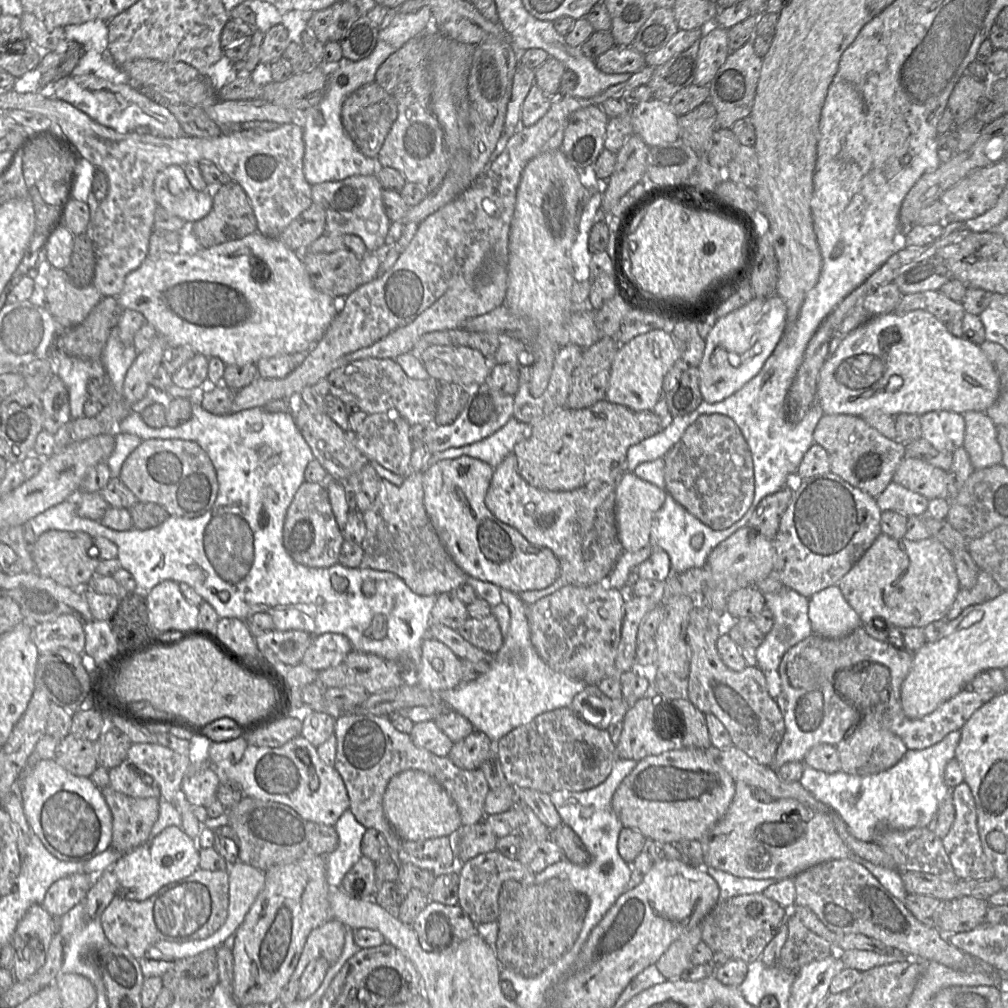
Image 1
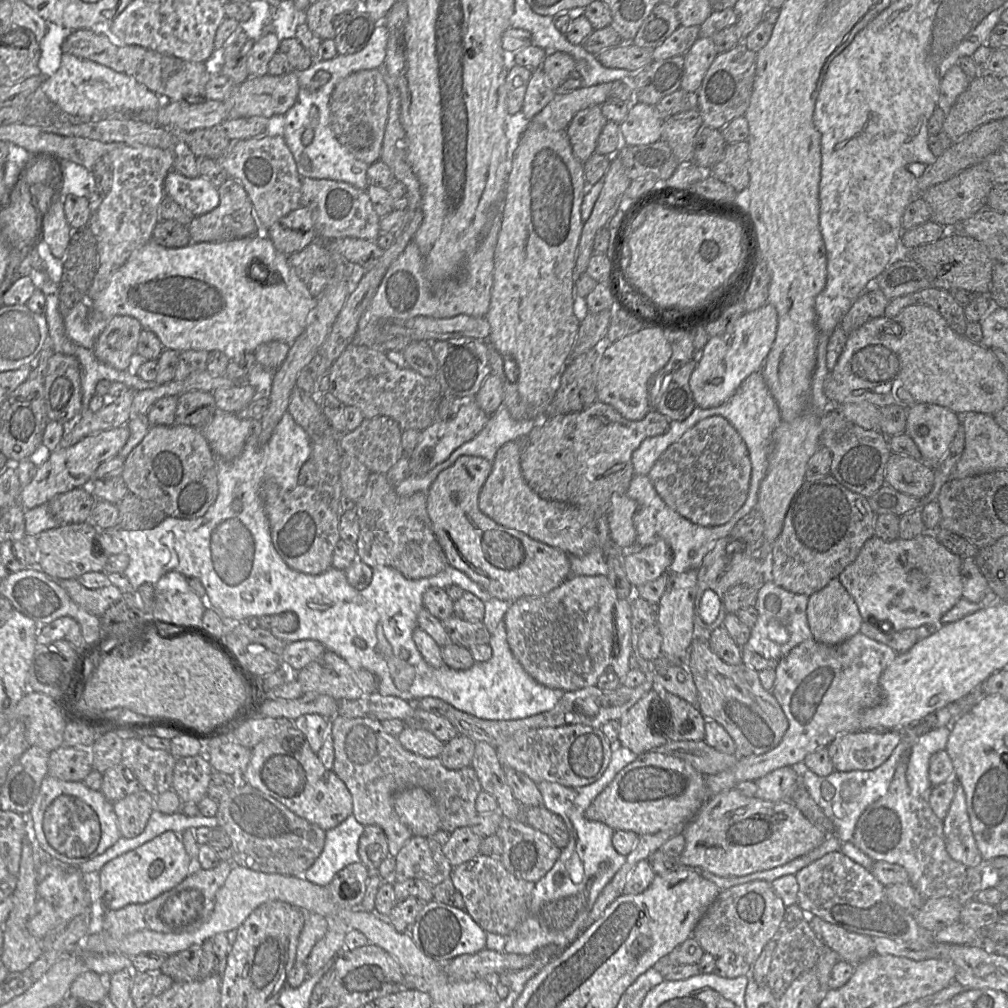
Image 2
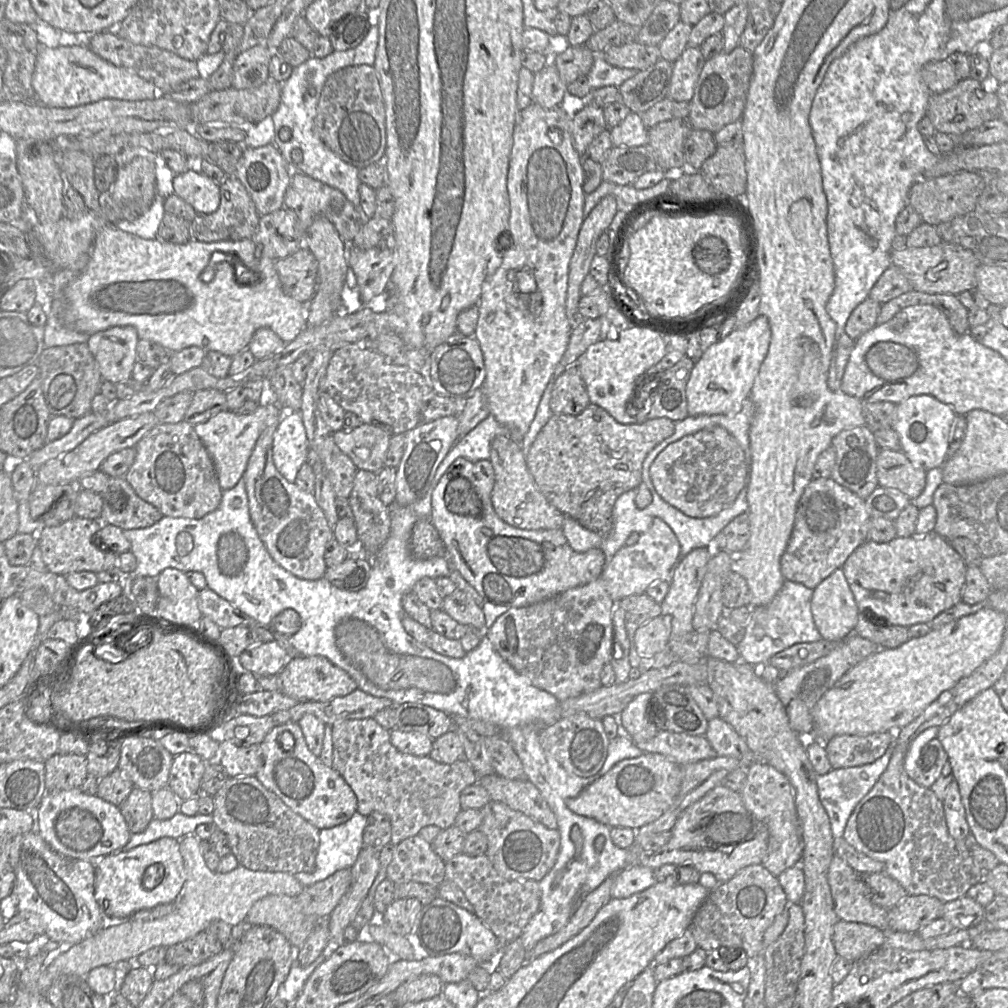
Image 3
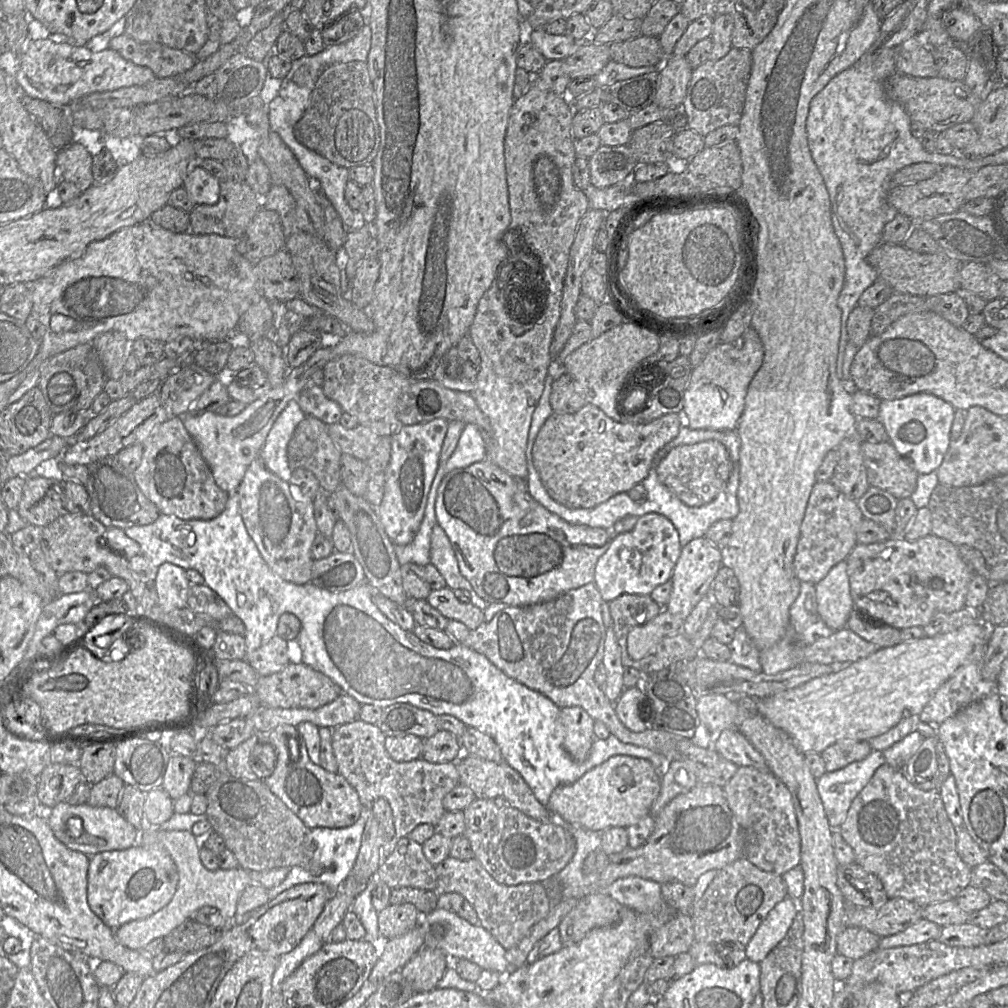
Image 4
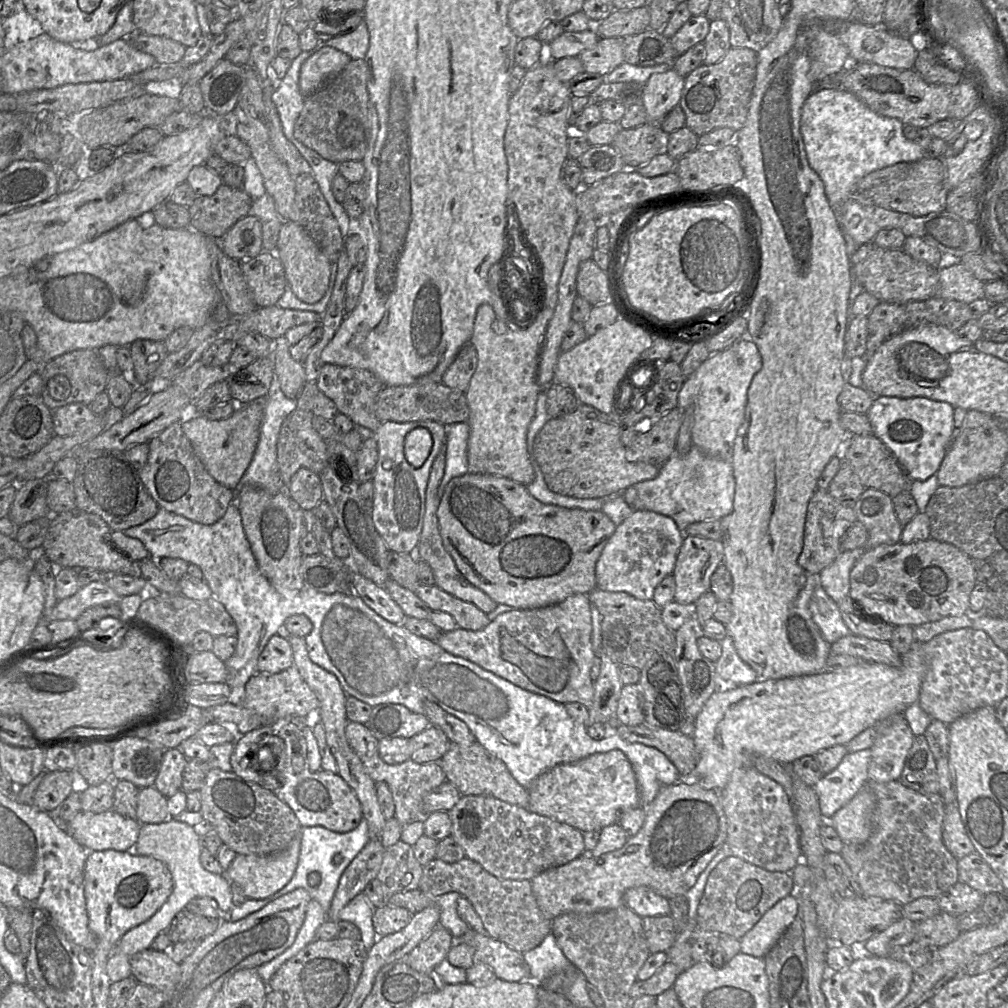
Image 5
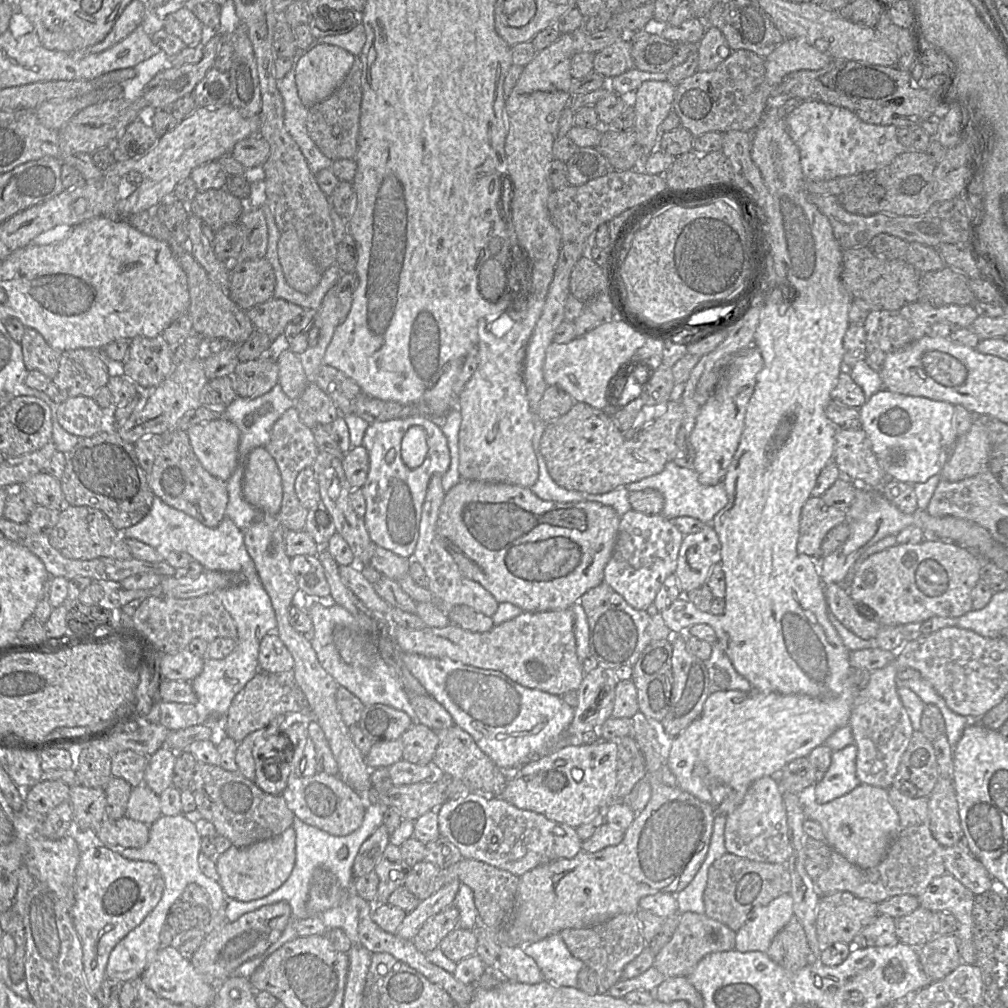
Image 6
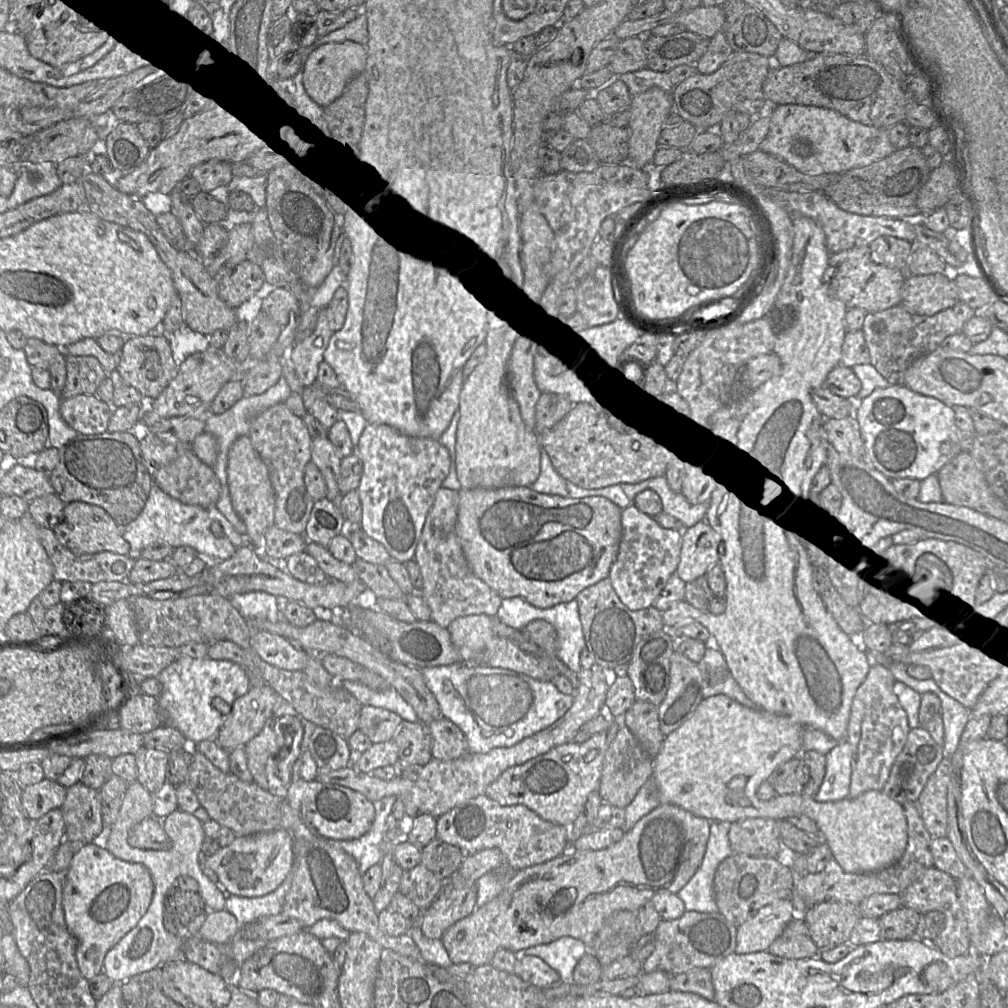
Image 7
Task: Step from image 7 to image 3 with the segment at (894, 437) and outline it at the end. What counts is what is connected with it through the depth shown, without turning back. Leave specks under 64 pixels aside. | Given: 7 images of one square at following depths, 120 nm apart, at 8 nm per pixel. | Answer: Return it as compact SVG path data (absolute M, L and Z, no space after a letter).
M916 395L897 404L892 428L898 433L901 451L914 464L929 471L943 467L948 459L951 427L957 418L953 409L930 395Z

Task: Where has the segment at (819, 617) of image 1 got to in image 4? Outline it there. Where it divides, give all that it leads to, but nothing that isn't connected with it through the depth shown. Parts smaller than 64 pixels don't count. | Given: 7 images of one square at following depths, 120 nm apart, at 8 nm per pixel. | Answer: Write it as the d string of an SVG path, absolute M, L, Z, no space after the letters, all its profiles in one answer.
M846 560L839 562L816 585L817 610L832 630L847 627L855 606L850 592Z

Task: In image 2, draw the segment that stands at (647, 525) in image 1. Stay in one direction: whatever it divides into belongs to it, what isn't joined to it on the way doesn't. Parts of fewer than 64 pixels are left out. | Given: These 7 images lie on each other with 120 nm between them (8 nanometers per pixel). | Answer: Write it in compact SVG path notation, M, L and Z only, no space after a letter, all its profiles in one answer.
M626 493L612 495L609 504L609 528L613 541L620 548L636 543L633 517L637 509L637 502Z

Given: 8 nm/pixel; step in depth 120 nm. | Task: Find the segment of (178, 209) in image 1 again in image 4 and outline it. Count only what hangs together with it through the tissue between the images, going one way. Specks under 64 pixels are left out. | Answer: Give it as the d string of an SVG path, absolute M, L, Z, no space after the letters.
M196 165L187 172L183 187L196 205L214 205L219 200L220 183L214 175L201 165Z

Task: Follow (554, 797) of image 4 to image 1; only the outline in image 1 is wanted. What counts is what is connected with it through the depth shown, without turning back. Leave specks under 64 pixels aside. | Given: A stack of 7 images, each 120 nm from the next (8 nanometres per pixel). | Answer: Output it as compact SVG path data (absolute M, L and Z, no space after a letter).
M680 748L659 755L647 756L638 761L636 767L624 778L612 797L612 809L621 821L623 827L639 831L648 841L676 844L682 840L701 840L713 826L724 816L735 795L735 780L719 764L705 754L704 749Z

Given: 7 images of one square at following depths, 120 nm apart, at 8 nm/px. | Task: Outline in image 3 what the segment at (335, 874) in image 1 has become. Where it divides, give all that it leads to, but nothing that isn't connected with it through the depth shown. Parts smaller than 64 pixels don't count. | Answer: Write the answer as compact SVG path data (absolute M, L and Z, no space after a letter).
M356 811L347 822L320 830L314 871L298 872L295 878L306 887L325 880L338 870L351 868L364 847L365 826L366 817Z

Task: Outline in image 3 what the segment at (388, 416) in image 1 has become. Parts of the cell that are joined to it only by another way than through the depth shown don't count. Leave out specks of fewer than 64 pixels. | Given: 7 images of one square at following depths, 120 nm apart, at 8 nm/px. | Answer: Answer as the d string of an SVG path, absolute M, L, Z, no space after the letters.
M361 423L351 431L332 433L337 447L358 469L378 473L385 467L386 453L392 434L379 424Z

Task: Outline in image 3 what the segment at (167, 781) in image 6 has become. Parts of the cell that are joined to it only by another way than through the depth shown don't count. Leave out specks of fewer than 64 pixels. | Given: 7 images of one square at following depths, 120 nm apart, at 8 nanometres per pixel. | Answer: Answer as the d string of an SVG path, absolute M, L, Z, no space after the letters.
M183 752L174 756L167 787L179 801L196 797L200 794L200 782L205 768L206 762L194 753Z

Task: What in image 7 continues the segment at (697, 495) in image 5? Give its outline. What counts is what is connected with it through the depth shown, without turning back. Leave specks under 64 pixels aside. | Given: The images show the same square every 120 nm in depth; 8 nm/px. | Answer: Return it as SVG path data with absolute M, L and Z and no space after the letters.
M666 475L653 477L637 483L623 484L623 490L633 502L641 491L650 488L661 498L663 511L681 521L685 528L689 528L706 518L709 502L690 504L684 495L674 492L668 484Z

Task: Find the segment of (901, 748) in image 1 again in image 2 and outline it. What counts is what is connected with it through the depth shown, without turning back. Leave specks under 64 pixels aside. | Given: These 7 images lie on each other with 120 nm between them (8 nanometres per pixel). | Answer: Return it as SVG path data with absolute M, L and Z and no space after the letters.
M898 730L847 732L828 746L834 770L874 770L882 765L901 741Z

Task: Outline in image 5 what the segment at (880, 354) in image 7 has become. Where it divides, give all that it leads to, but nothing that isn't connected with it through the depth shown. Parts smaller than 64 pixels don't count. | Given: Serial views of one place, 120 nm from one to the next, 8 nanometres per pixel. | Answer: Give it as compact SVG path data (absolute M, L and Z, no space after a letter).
M940 297L905 304L880 302L868 316L868 338L863 357L870 358L885 341L917 326L934 324L955 332L972 318L973 314L966 303Z

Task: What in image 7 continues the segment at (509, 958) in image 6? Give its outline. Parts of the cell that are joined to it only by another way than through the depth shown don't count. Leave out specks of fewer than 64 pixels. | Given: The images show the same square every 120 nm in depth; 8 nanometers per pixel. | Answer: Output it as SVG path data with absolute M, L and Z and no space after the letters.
M517 954L514 974L539 988L549 988L560 982L558 972L542 959L523 954Z

